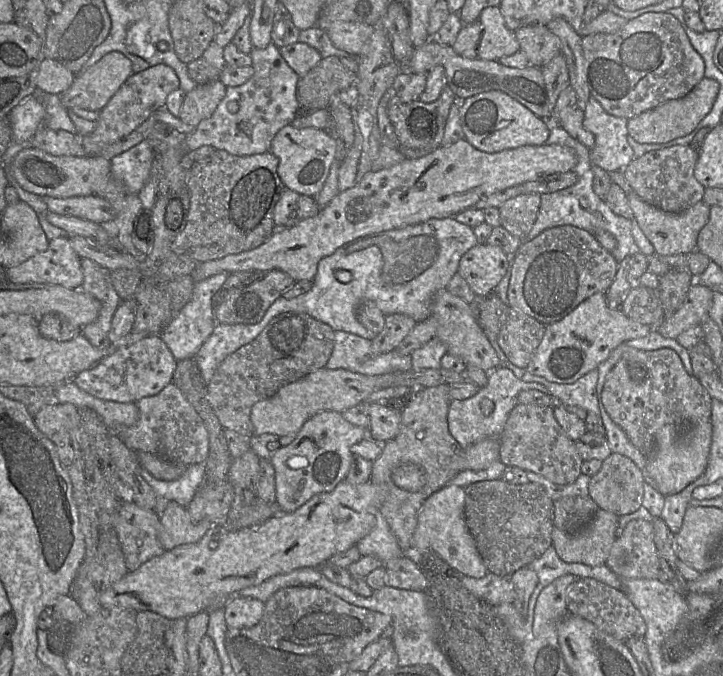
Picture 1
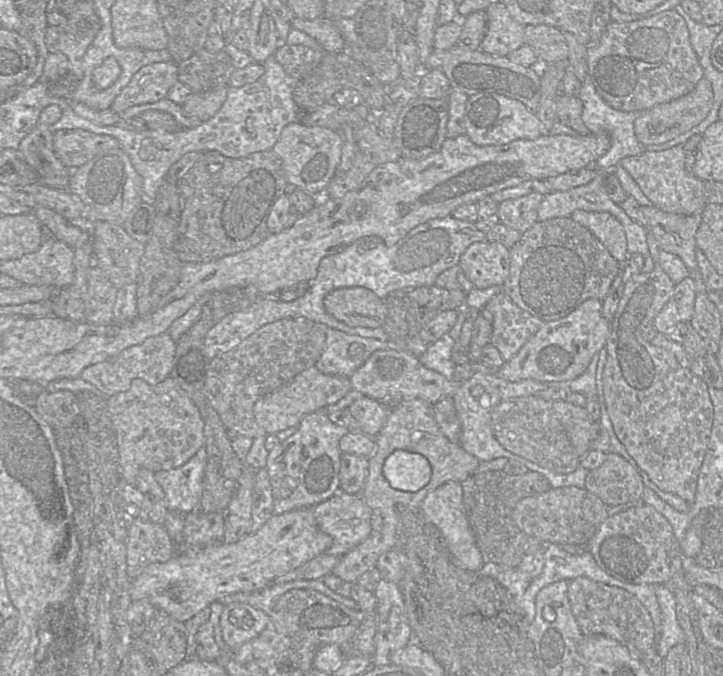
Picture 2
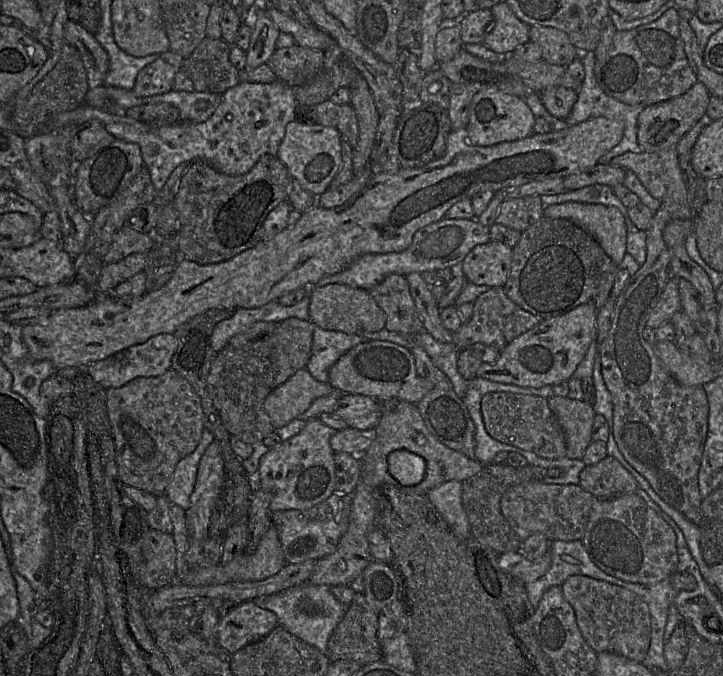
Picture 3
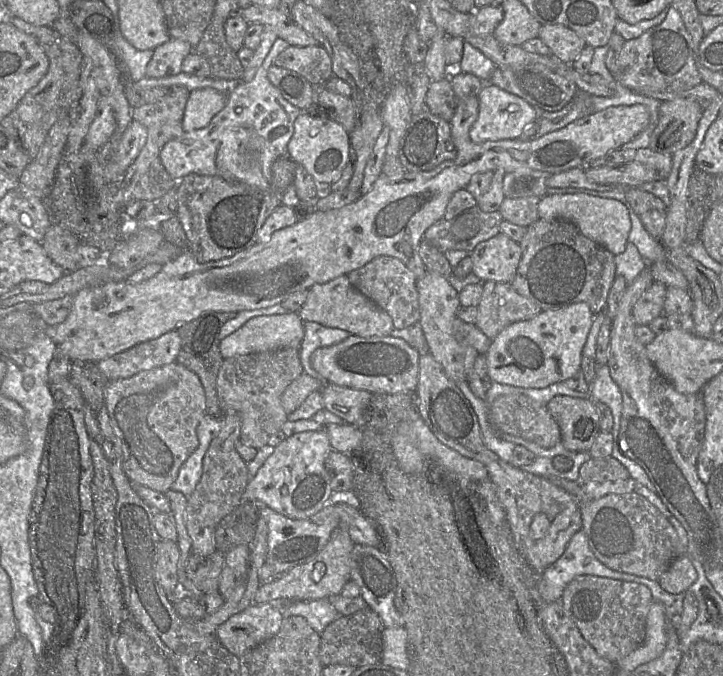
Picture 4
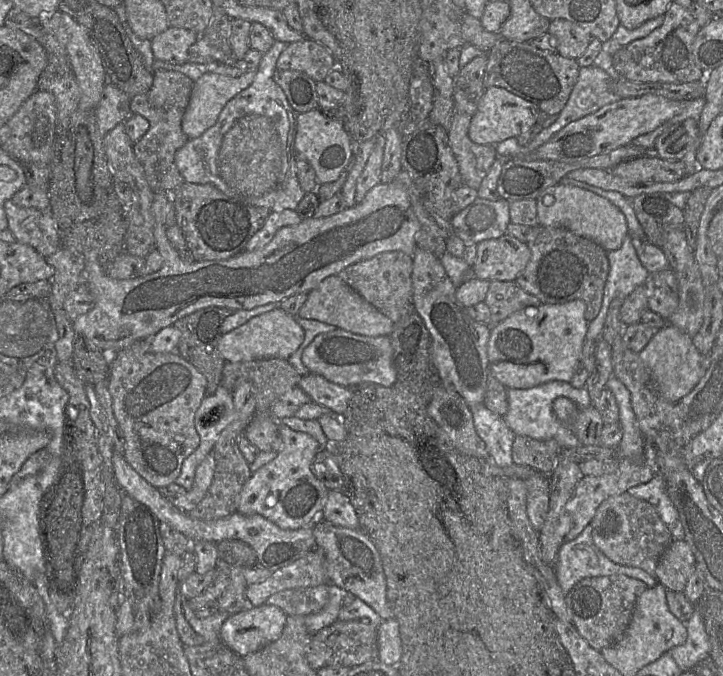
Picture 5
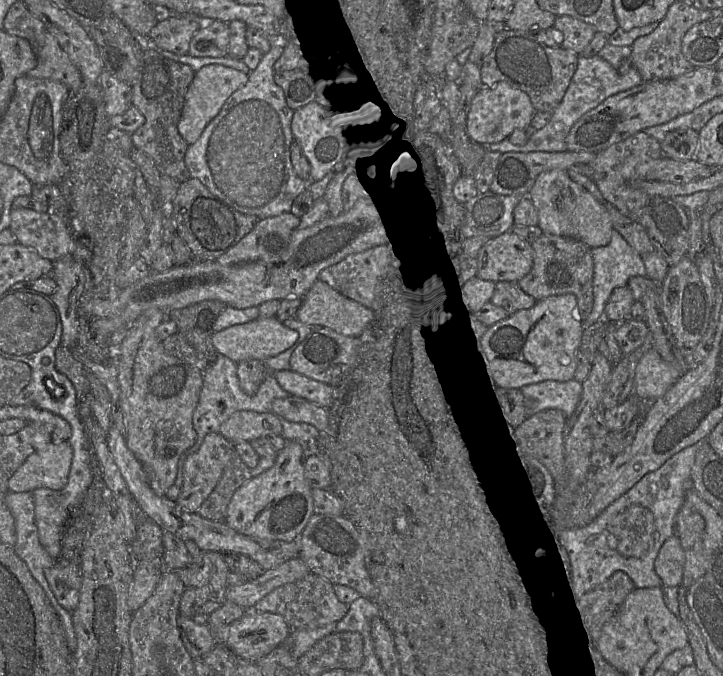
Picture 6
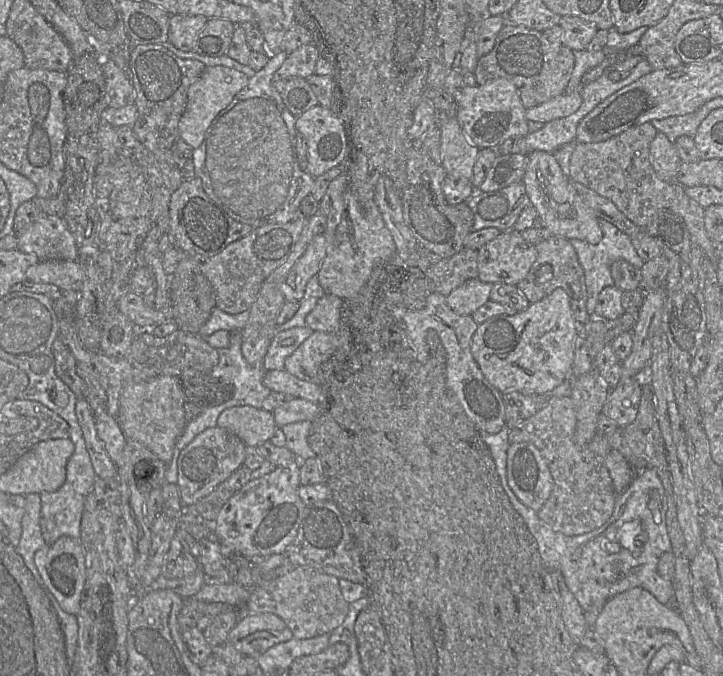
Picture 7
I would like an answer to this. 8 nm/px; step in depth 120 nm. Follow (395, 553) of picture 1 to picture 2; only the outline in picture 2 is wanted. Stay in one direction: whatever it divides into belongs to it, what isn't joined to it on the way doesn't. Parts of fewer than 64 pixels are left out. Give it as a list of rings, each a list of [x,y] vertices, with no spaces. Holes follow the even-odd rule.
[[[337,492],[329,499],[316,504],[312,510],[320,530],[333,538],[332,546],[324,554],[341,557],[370,535],[372,510],[361,495]]]

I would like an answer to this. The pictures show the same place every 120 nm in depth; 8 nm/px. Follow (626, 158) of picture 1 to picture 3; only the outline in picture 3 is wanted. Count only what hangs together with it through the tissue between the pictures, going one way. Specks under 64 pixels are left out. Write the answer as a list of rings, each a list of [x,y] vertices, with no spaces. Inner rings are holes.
[[[594,51],[582,52],[581,58],[582,58],[582,63],[584,65],[585,77],[578,90],[578,99],[574,104],[571,113],[565,119],[566,123],[569,126],[576,125],[588,119],[597,118],[597,117],[606,117],[613,120],[624,121],[625,129],[621,141],[609,152],[603,155],[600,158],[599,163],[610,164],[611,160],[614,157],[624,154],[626,152],[633,152],[633,153],[644,152],[642,147],[639,145],[637,139],[637,131],[638,131],[637,120],[639,114],[644,110],[646,106],[625,104],[606,94],[599,86],[595,76],[594,68],[596,64],[596,56],[594,54]]]

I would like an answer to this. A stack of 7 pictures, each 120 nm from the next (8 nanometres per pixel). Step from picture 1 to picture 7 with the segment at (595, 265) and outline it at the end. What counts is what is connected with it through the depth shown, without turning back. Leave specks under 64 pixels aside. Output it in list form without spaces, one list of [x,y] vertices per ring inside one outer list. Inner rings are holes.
[[[552,236],[536,245],[537,258],[526,277],[516,285],[520,293],[530,304],[536,303],[550,295],[556,288],[562,288],[569,296],[573,317],[580,326],[592,318],[586,308],[587,290],[582,266],[577,253],[568,239]]]

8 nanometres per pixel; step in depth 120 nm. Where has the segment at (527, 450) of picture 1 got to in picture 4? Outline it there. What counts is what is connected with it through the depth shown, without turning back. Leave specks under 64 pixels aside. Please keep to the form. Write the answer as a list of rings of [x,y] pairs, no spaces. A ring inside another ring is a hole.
[[[512,394],[497,398],[488,409],[488,420],[496,433],[506,433],[531,441],[543,448],[551,448],[561,441],[561,430],[548,407],[522,395]]]

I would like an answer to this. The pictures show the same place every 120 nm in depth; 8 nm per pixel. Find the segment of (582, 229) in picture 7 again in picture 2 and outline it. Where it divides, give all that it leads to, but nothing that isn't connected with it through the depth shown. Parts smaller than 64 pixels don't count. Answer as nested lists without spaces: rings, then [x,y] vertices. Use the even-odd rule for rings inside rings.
[[[576,210],[572,220],[586,227],[609,251],[617,262],[627,258],[627,239],[621,223],[608,212]]]

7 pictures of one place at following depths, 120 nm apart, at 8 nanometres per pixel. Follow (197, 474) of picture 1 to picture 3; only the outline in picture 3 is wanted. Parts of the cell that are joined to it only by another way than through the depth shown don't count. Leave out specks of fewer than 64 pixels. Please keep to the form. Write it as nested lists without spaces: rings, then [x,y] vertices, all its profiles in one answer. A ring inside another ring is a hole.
[[[204,429],[194,452],[178,462],[165,491],[165,496],[171,504],[176,504],[185,511],[189,508],[201,457],[213,441],[214,435]]]

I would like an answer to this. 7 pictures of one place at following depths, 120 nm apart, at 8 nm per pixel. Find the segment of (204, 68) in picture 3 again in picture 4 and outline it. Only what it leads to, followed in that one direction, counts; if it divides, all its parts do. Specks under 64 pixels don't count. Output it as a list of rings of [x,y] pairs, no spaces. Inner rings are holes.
[[[212,16],[193,51],[209,63],[210,78],[241,81],[244,68],[236,52],[226,41],[224,23],[218,17]]]

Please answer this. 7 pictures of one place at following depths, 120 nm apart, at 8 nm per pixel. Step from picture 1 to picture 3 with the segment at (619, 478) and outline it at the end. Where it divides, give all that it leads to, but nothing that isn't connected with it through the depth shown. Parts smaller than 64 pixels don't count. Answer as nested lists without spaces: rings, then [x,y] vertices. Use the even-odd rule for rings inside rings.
[[[609,455],[596,464],[587,465],[579,478],[579,485],[599,499],[614,499],[634,493],[639,487],[633,475]]]

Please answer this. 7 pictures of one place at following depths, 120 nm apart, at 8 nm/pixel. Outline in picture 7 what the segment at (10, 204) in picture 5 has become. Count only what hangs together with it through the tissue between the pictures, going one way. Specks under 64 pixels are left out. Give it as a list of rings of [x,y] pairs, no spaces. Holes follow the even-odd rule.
[[[46,215],[23,231],[16,233],[20,251],[35,254],[40,260],[77,260],[78,249],[74,236],[68,230],[63,218]]]

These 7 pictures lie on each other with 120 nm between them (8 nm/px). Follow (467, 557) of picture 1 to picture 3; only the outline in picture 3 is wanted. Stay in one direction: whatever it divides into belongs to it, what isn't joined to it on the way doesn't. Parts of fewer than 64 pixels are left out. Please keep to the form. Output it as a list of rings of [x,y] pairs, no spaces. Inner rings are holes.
[[[448,481],[433,489],[427,498],[447,523],[457,539],[471,539],[470,524],[462,503],[462,482]]]

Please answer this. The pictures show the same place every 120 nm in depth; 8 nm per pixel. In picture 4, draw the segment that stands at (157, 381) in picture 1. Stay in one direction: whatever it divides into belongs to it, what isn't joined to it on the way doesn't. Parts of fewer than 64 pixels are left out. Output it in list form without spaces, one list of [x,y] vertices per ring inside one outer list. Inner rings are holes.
[[[171,330],[156,339],[100,360],[97,364],[108,381],[119,380],[175,362],[179,349],[180,337],[176,330]]]

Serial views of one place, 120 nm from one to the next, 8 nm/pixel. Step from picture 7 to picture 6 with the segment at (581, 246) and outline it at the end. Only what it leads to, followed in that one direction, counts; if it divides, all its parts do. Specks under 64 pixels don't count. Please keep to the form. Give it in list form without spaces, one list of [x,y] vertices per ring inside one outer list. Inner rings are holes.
[[[615,229],[612,231],[609,244],[603,247],[592,248],[591,254],[594,263],[594,303],[590,315],[583,322],[584,329],[603,319],[605,306],[616,288],[627,286],[628,280],[632,277],[645,277],[647,274],[641,255]]]

